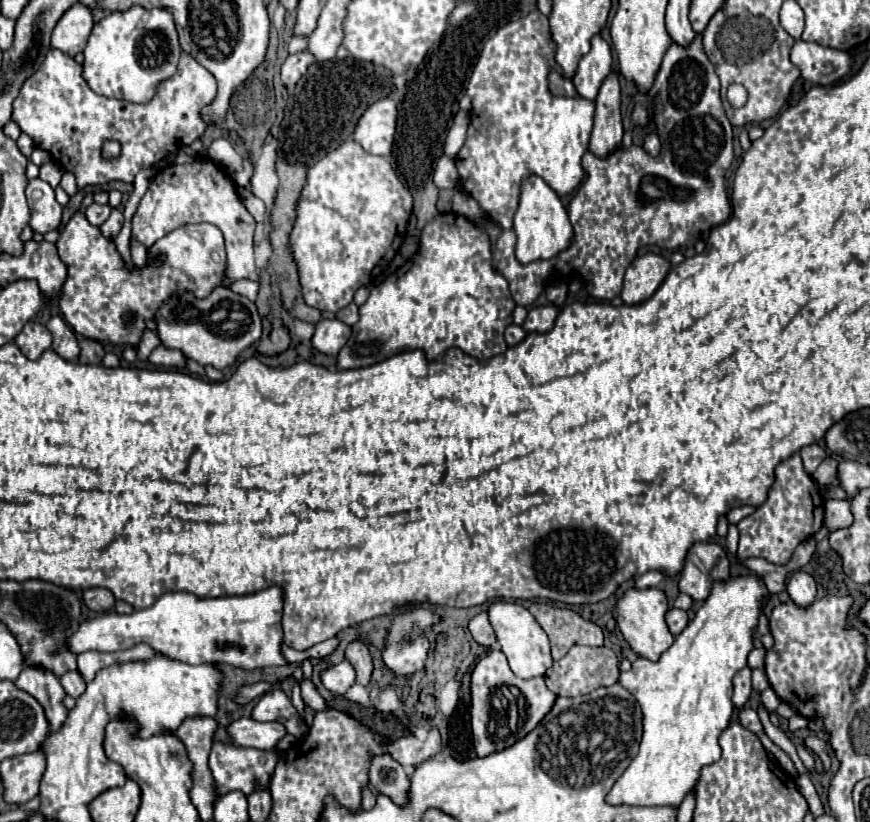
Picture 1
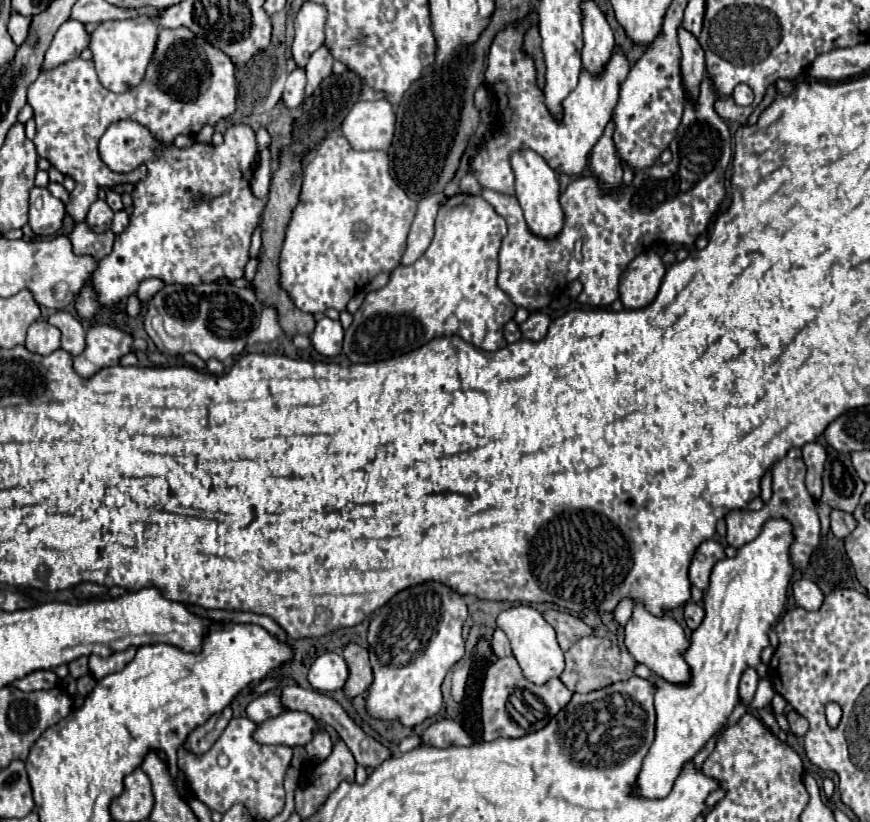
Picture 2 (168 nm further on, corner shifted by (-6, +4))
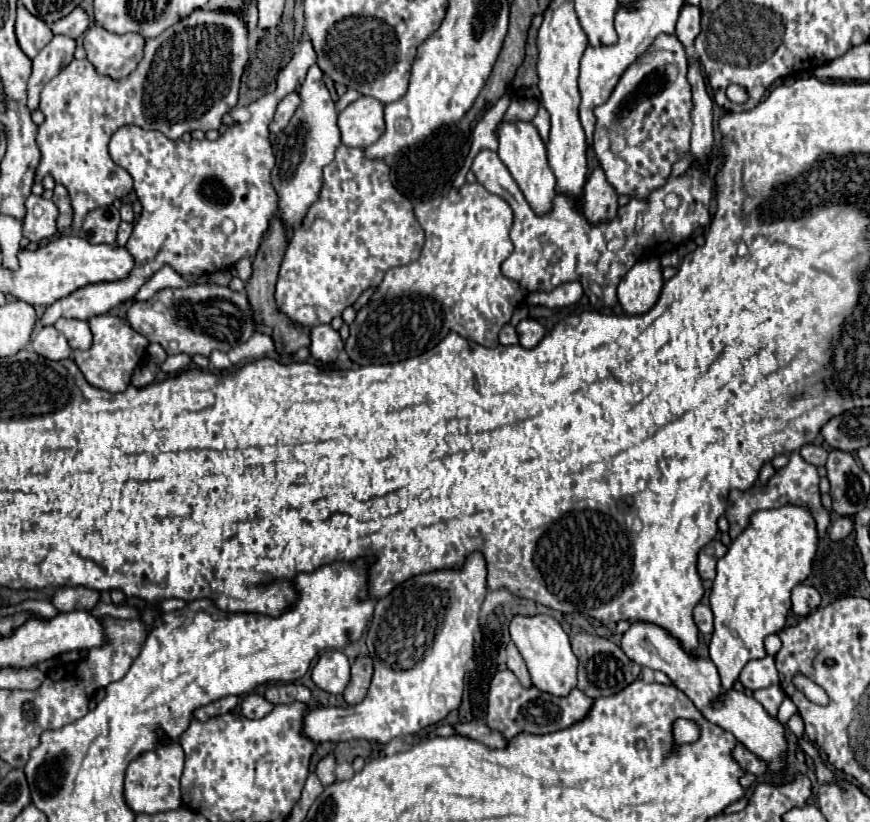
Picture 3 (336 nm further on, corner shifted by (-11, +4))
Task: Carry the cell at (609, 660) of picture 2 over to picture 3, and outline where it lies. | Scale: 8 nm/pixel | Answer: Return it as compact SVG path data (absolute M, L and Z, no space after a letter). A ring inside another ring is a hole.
M579 632L579 634L571 636L571 648L573 648L573 654L579 660L579 672L577 672L577 680L579 682L577 682L577 688L585 696L589 696L589 698L613 696L621 688L625 688L627 684L631 684L633 680L637 680L639 674L641 674L641 666L635 664L631 658L627 658L625 652L617 644L613 644L611 640L607 640L607 638Z

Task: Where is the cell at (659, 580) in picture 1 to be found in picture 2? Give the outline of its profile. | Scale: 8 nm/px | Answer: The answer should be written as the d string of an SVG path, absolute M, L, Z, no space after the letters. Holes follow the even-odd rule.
M624 598L620 604L618 604L618 608L616 608L616 612L614 612L614 620L620 624L620 626L624 626L628 620L630 620L630 616L632 616L632 606L634 602L630 600L630 598Z

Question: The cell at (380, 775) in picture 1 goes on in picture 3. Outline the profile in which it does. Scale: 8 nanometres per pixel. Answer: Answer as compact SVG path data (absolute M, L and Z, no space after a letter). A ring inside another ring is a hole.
M293 682L271 686L271 688L265 692L265 698L267 698L271 704L293 704L293 702L301 702L301 704L305 704L307 708L317 706L317 700L315 700L315 696L311 694L311 690L309 690L307 686L303 686L303 684L293 684Z

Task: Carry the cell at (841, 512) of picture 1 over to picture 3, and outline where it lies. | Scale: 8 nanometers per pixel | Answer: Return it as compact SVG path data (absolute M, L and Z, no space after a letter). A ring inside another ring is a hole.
M837 518L831 526L829 526L829 538L831 540L843 540L853 532L853 522L851 518Z

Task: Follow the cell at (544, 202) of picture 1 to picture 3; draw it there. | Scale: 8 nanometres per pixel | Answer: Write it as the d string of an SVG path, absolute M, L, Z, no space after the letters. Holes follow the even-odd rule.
M517 122L517 124L501 124L499 126L499 158L503 164L509 168L511 176L519 184L525 200L533 208L535 214L543 216L551 212L553 208L553 198L555 198L555 186L557 182L553 180L553 172L547 164L547 152L541 136L533 128L531 122Z

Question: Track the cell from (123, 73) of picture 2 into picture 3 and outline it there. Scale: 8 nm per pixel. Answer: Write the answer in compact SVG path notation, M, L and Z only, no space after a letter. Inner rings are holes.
M95 24L87 30L83 46L97 72L113 80L127 78L143 58L145 38L137 32L113 34Z

